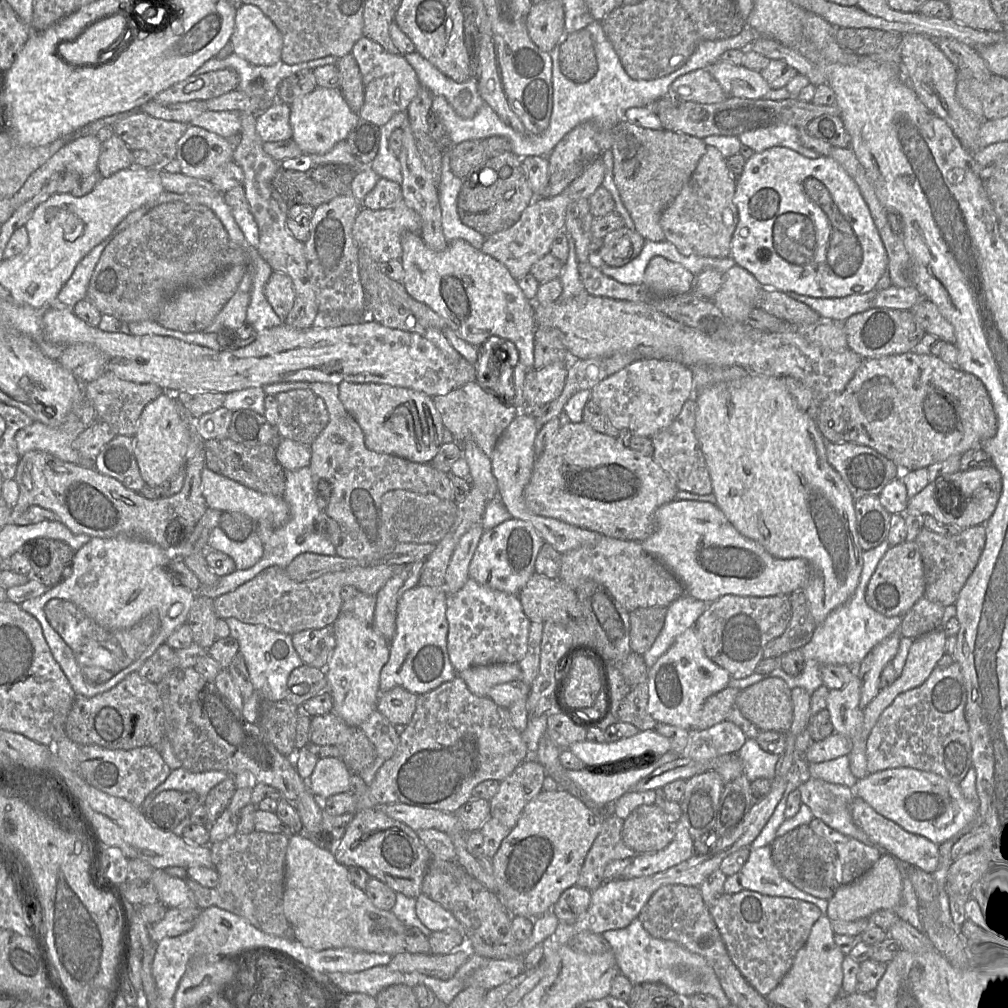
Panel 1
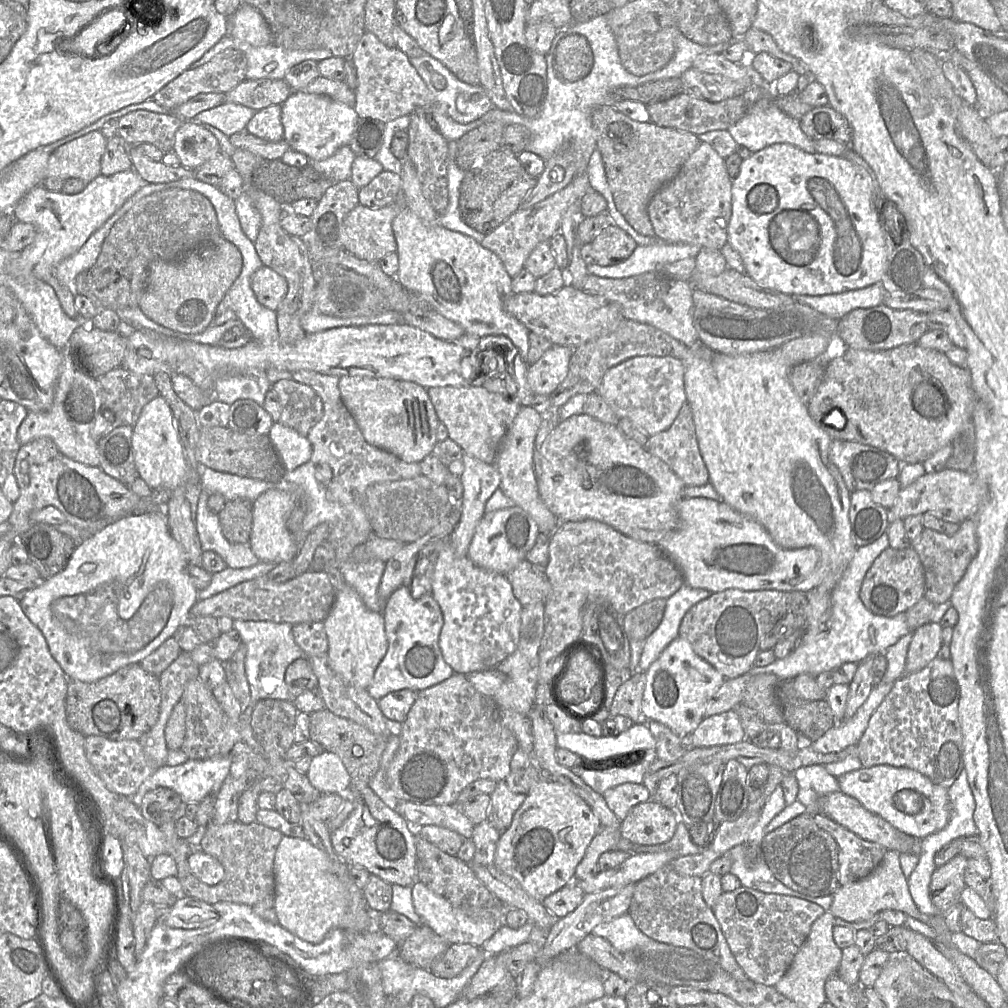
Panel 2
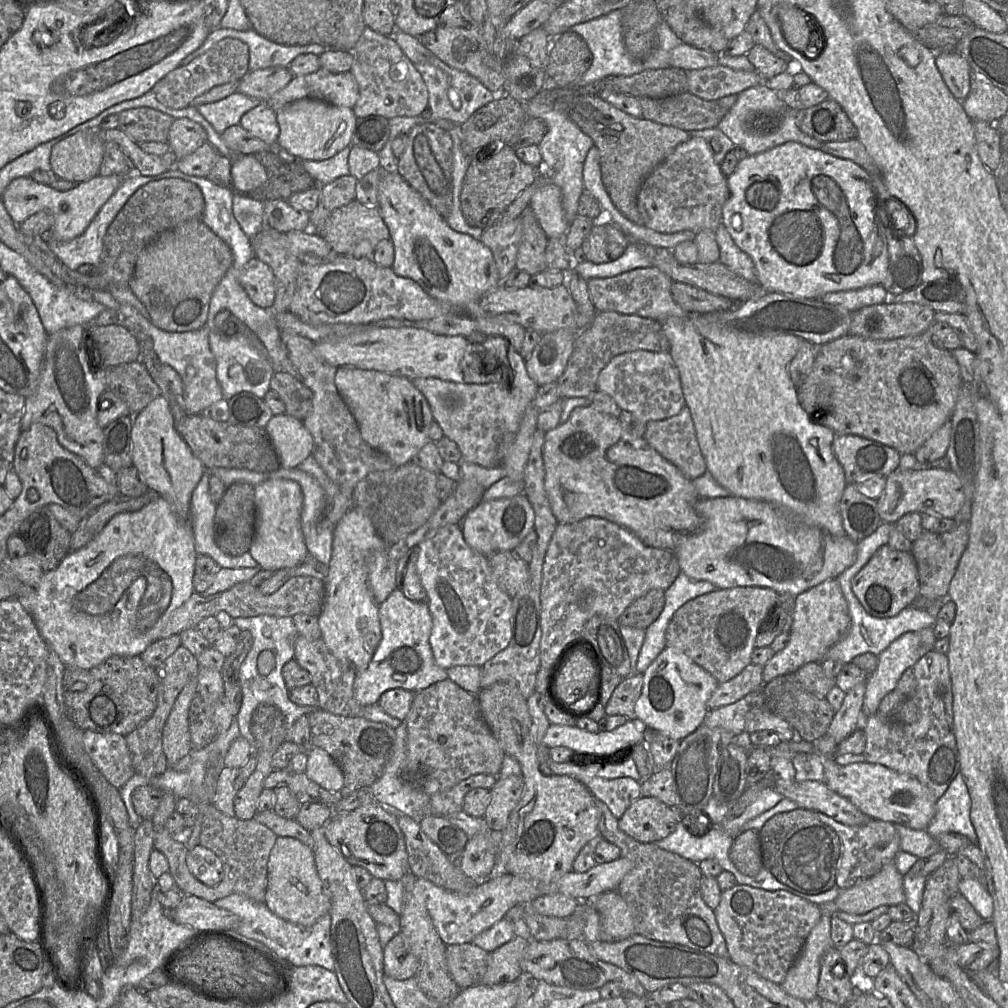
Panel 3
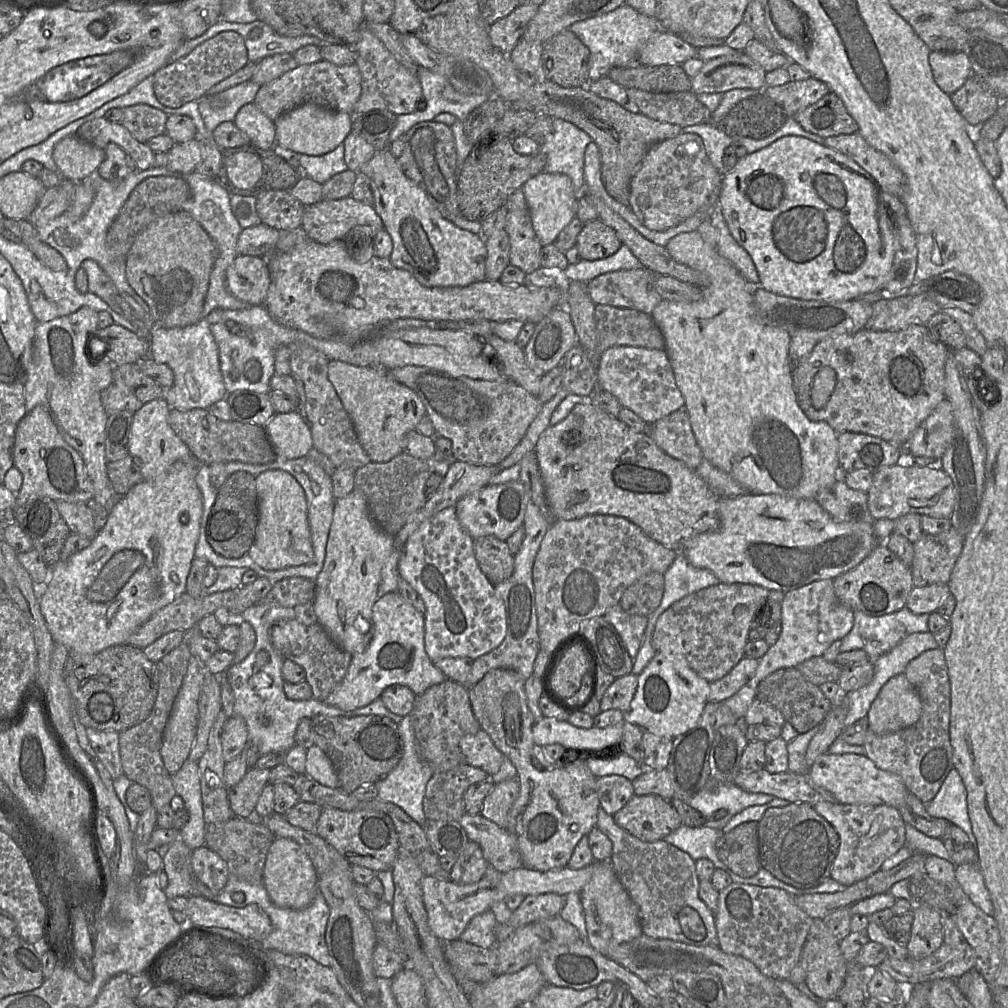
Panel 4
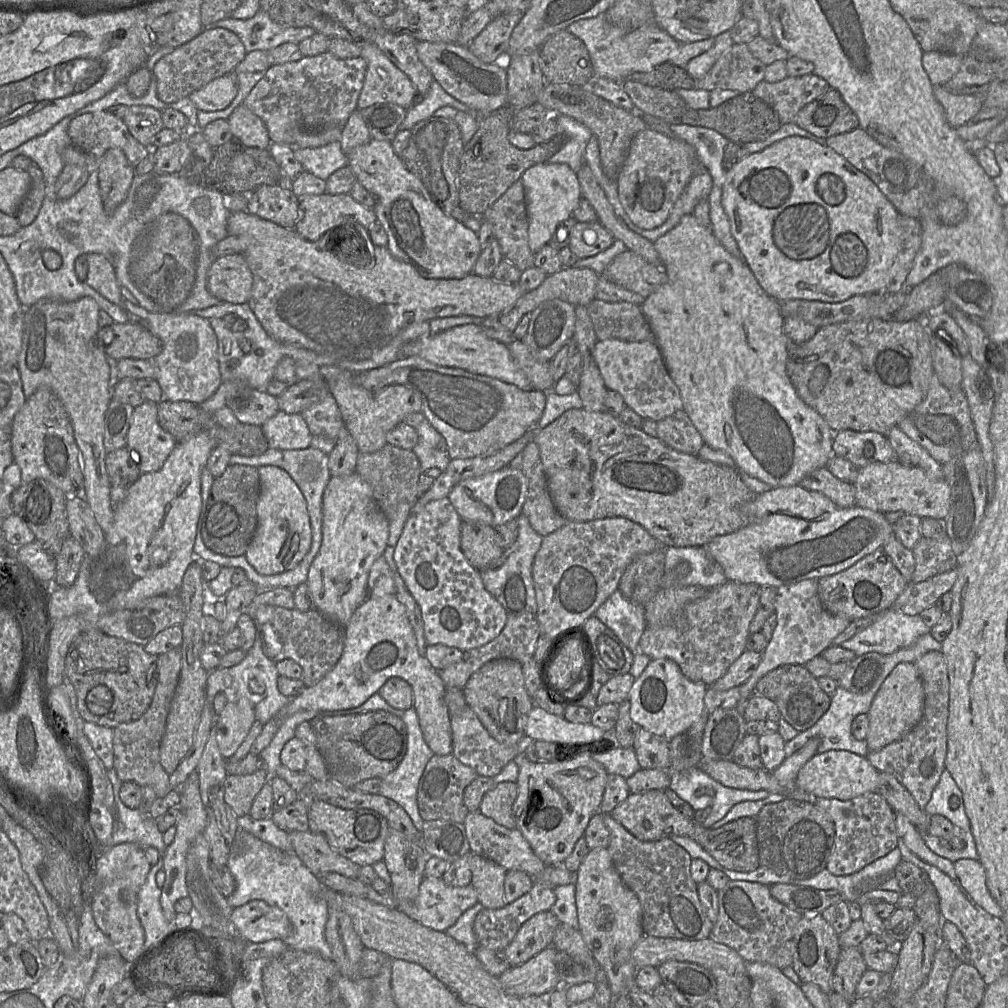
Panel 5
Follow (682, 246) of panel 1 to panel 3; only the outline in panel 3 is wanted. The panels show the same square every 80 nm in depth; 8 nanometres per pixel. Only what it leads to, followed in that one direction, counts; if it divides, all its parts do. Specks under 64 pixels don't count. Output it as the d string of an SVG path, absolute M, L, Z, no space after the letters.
M691 136L678 145L644 180L638 193L637 206L645 226L656 232L716 232L723 221L723 207L728 198L727 176L714 160L707 142L701 137Z

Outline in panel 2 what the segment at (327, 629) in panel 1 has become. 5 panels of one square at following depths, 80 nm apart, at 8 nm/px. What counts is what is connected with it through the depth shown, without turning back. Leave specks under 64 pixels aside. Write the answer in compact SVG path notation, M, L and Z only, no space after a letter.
M323 622L295 624L292 631L305 657L328 655L328 638Z

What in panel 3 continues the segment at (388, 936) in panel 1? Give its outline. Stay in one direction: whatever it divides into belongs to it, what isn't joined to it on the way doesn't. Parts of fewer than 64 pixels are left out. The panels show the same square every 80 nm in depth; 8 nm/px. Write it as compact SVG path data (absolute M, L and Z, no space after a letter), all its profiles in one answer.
M279 837L270 852L267 865L265 904L276 916L295 925L309 928L329 913L329 899L318 876L314 853L298 839Z

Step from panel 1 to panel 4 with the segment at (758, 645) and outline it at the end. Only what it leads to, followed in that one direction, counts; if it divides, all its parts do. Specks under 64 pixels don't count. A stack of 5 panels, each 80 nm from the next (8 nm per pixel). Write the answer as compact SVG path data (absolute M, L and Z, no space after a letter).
M720 582L685 596L659 616L652 645L656 653L683 656L700 677L715 682L745 656L749 631L768 594L769 590L759 585Z

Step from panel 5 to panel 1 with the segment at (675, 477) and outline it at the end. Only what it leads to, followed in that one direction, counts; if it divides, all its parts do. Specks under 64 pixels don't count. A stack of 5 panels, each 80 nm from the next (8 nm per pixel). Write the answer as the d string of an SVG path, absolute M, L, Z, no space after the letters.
M584 421L570 422L559 428L556 434L547 443L543 452L536 457L531 479L524 489L524 499L527 507L535 514L555 518L582 529L598 532L604 536L642 542L656 530L656 510L665 503L676 499L678 491L671 477L660 467L653 457L645 456L642 453L625 446L620 439L597 432Z

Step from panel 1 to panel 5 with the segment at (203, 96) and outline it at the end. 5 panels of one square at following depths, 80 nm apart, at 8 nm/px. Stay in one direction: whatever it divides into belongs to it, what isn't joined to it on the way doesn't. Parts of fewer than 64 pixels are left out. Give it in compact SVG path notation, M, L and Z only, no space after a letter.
M225 28L204 30L189 42L152 62L150 70L156 78L158 98L167 104L189 98L191 93L210 81L232 72L246 53L243 43L232 31Z

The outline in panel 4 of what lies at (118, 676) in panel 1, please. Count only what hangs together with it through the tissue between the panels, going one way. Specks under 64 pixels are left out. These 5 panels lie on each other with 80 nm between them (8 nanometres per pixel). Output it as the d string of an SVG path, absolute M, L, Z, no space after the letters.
M176 461L163 474L151 481L142 480L125 495L116 497L107 520L101 530L92 539L90 545L67 559L50 567L50 575L46 584L39 588L39 607L46 626L55 643L65 646L70 652L80 654L96 654L102 650L120 644L128 644L129 637L156 612L173 602L186 591L187 577L195 558L195 547L199 538L200 521L203 513L201 492L196 484L196 474L200 463L190 464Z

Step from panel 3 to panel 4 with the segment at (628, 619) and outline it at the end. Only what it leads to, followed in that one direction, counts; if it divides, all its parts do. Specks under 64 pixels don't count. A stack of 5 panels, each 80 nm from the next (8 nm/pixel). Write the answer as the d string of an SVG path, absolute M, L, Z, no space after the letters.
M646 574L622 594L620 606L632 615L650 616L660 605L664 593L664 575Z

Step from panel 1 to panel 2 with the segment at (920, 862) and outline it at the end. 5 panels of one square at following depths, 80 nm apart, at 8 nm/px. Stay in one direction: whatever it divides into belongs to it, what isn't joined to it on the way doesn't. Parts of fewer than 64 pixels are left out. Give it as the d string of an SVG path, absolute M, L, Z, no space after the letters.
M841 791L833 792L820 799L820 813L830 817L862 839L882 845L887 851L915 854L921 852L921 839L900 831L880 816L869 812L858 800Z

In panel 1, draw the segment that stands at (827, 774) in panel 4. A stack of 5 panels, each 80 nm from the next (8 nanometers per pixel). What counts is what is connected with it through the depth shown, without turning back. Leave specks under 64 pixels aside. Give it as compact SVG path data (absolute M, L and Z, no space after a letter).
M910 767L881 770L858 779L851 790L855 797L864 800L885 818L895 822L907 832L923 836L937 845L950 840L967 827L978 822L979 798L978 802L968 800L961 792L958 783L927 771Z

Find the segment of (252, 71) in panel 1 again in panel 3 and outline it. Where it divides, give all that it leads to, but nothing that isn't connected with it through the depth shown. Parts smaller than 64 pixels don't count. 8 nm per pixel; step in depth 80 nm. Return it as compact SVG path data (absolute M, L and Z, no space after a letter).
M217 27L209 32L205 41L199 48L183 59L182 65L189 63L210 49L215 43L226 37L239 39L247 45L249 51L249 71L272 66L288 67L294 58L300 54L313 53L320 56L323 52L329 49L320 44L278 44L258 34L253 28L240 31Z

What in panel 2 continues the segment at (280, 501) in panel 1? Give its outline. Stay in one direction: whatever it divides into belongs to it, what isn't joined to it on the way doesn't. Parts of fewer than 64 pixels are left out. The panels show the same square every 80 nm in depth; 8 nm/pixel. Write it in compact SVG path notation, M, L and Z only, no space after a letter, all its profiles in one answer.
M207 467L200 468L202 490L209 495L220 494L226 501L237 498L254 502L262 493L274 489L274 483L218 472Z

